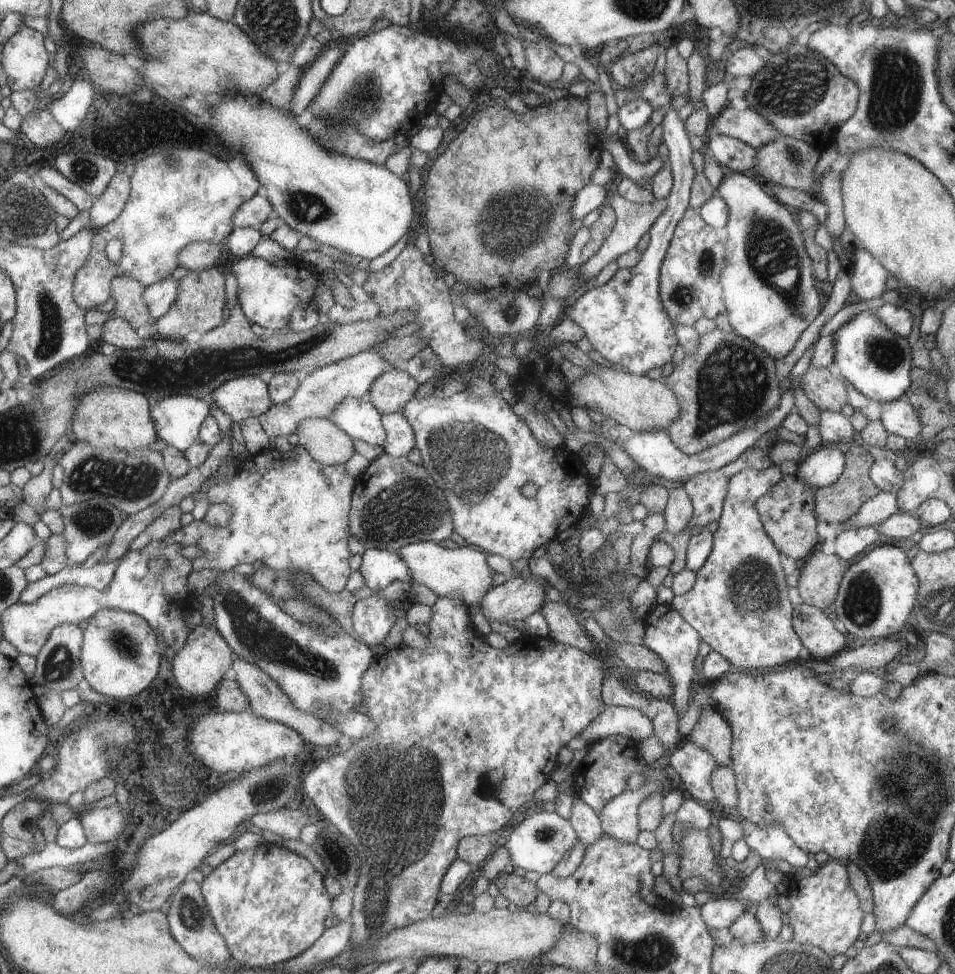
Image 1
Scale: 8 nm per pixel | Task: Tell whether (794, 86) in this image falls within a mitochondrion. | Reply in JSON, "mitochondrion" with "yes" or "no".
{"mitochondrion":"yes"}

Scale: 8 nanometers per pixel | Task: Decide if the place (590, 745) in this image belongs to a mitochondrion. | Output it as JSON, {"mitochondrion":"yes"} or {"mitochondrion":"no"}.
{"mitochondrion":"no"}

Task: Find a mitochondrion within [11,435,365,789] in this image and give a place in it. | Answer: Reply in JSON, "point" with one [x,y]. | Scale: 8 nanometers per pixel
{"point":[263,641]}

